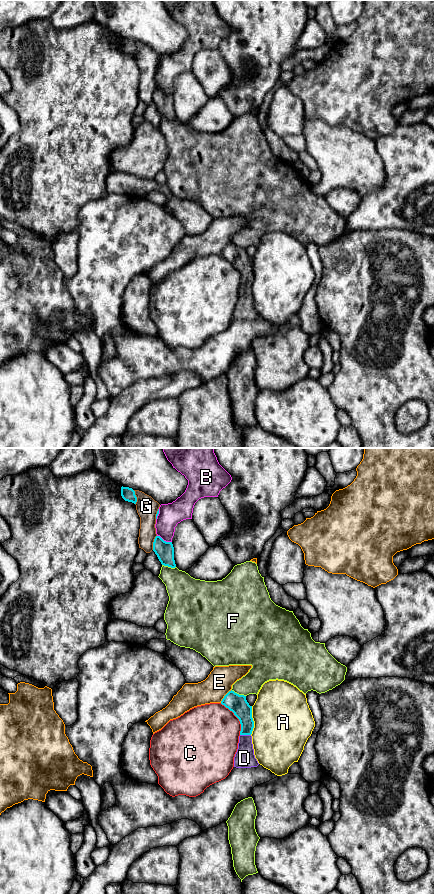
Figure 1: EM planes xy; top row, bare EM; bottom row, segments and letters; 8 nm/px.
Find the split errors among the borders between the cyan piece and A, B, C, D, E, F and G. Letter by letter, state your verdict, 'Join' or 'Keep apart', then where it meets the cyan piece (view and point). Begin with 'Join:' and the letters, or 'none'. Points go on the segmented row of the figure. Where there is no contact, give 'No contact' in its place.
Join: D
A: Keep apart. Touches cyan at xy (252, 720)
B: Keep apart. Touches cyan at xy (163, 540)
C: Keep apart. Touches cyan at xy (236, 716)
D: Join. Touches cyan at xy (245, 734)
E: Keep apart. Touches cyan at xy (224, 696)
F: Keep apart. Touches cyan at xy (238, 694)
G: Keep apart. Touches cyan at xy (136, 497)

